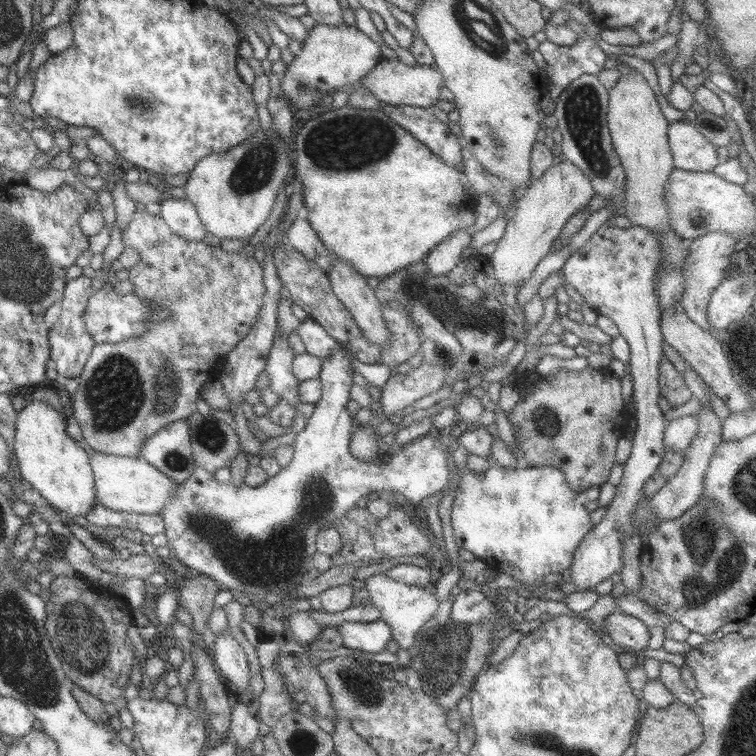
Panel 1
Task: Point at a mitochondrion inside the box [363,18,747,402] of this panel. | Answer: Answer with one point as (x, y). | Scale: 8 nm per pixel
(582, 108)

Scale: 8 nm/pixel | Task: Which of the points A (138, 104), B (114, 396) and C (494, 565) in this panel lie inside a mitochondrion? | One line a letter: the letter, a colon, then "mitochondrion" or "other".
A: mitochondrion
B: mitochondrion
C: other

